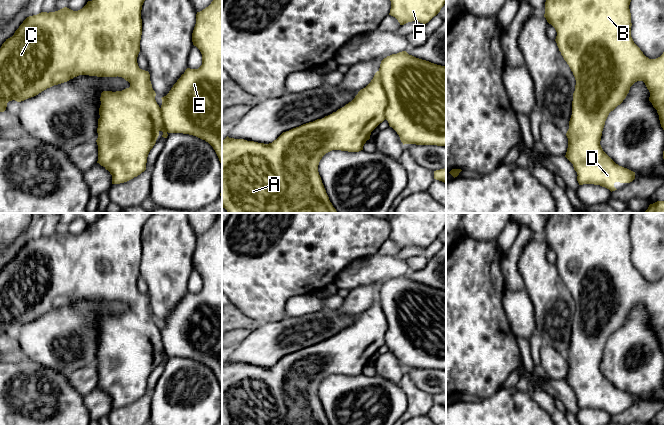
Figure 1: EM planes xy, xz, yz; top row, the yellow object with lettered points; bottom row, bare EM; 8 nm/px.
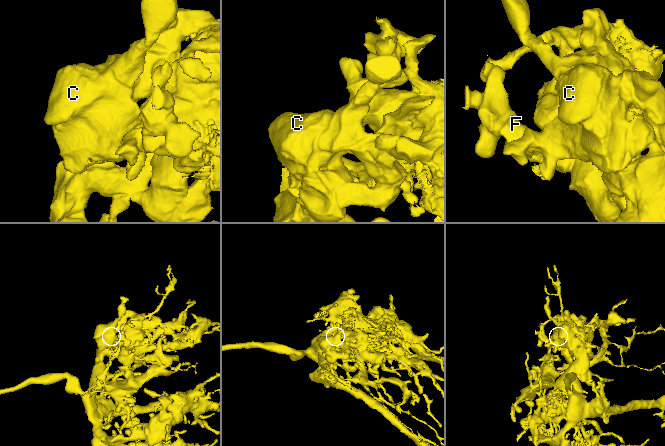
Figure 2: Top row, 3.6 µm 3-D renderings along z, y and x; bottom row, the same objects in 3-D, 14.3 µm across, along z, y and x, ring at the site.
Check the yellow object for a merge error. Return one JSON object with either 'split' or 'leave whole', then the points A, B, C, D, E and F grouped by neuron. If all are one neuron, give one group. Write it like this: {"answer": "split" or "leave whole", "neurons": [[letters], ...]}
{"answer": "split", "neurons": [["A", "B", "C", "D", "E"], ["F"]]}

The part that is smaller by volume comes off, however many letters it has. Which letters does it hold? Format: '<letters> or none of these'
F

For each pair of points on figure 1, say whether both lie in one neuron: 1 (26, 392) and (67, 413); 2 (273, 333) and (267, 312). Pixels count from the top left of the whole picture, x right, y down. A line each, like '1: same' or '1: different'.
1: same
2: different

